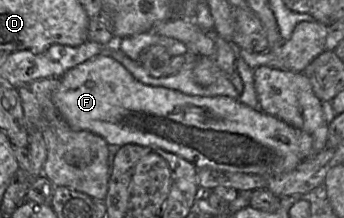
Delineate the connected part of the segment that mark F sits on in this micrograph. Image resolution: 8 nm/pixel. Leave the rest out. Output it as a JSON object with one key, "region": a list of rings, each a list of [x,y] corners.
{"region":[[[100,54],[64,73],[60,77],[60,85],[52,93],[52,101],[61,117],[75,131],[93,132],[103,137],[109,145],[137,144],[160,148],[189,161],[197,169],[269,177],[288,173],[313,155],[312,136],[274,116],[227,96],[190,96],[178,90],[143,84],[107,54]]]}

